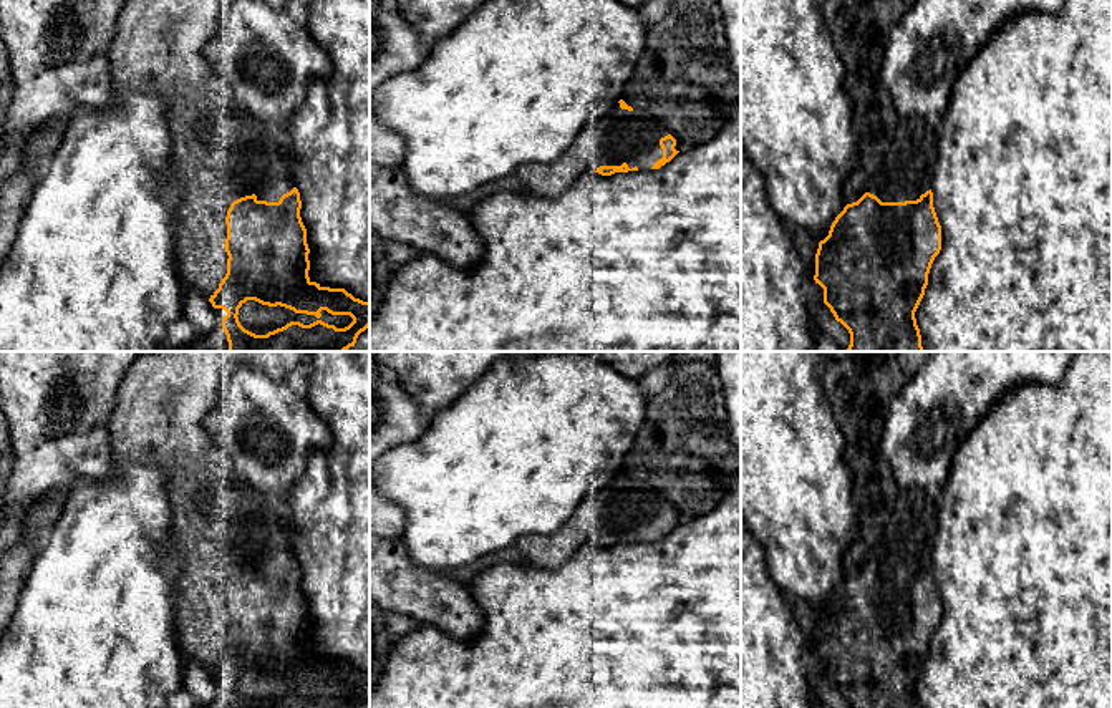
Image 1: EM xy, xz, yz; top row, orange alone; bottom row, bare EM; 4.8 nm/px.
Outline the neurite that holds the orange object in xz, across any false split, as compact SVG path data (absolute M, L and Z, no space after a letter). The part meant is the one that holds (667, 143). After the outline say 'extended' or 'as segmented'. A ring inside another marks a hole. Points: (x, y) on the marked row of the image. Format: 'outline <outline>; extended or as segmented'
outline M620 99L605 116L590 119L557 159L524 164L514 174L529 192L558 196L588 172L660 169L678 153L676 139L661 123L643 118Z; extended

